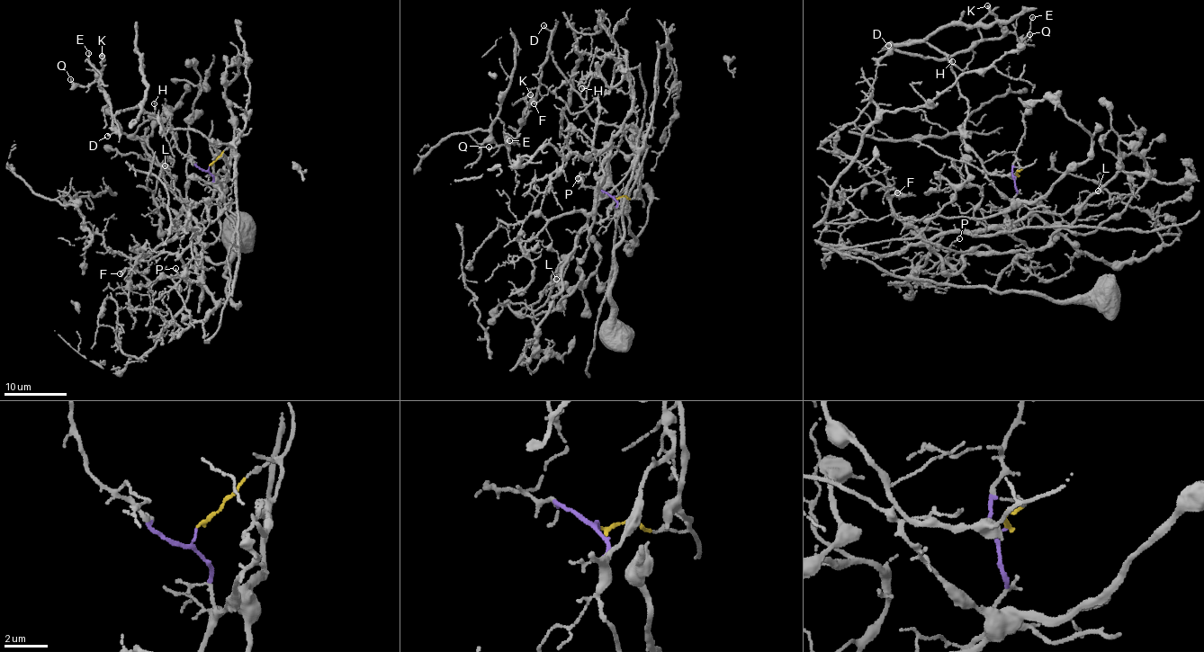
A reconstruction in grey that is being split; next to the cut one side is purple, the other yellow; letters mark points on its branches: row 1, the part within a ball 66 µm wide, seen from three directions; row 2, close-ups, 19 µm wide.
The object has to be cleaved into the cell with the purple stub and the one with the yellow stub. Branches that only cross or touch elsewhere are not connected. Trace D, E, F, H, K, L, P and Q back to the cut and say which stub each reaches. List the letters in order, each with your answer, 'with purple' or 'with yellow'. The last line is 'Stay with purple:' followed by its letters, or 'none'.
D: with yellow
E: with yellow
F: with purple
H: with yellow
K: with yellow
L: with purple
P: with purple
Q: with yellow
Stay with purple: F, L, P

